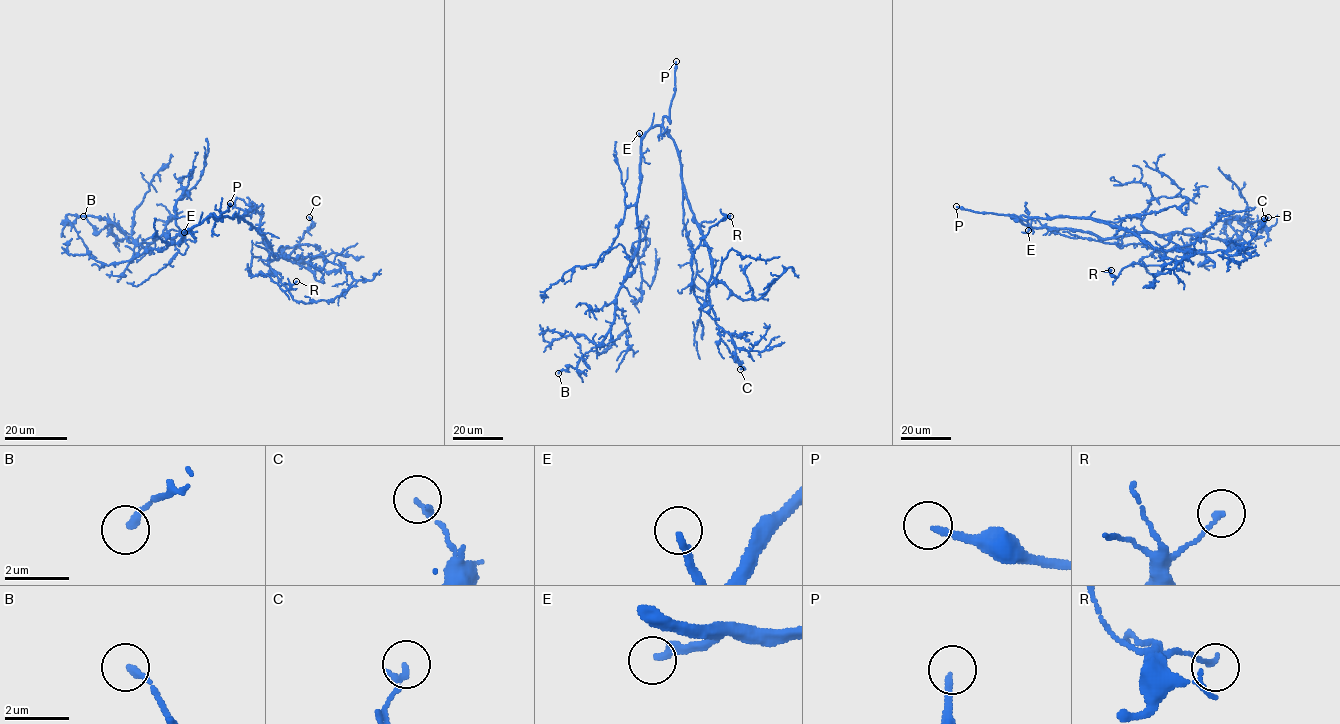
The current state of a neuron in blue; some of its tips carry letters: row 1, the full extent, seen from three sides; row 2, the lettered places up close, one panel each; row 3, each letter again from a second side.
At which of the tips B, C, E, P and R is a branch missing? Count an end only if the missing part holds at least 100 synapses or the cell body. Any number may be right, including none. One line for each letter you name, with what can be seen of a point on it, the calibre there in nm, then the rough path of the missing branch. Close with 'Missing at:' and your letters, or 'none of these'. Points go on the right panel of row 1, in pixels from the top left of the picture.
E: Place: (1028, 230). Thickness 220 nm. Course of what is missing: (1028, 230), (1017, 232), (970, 173), (1089, 219)
P: Place: (956, 206). Thickness 200 nm
Missing at: E, P

